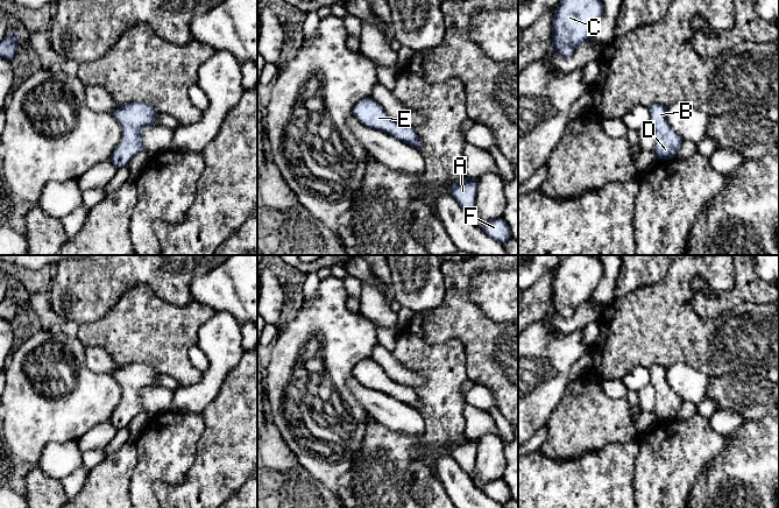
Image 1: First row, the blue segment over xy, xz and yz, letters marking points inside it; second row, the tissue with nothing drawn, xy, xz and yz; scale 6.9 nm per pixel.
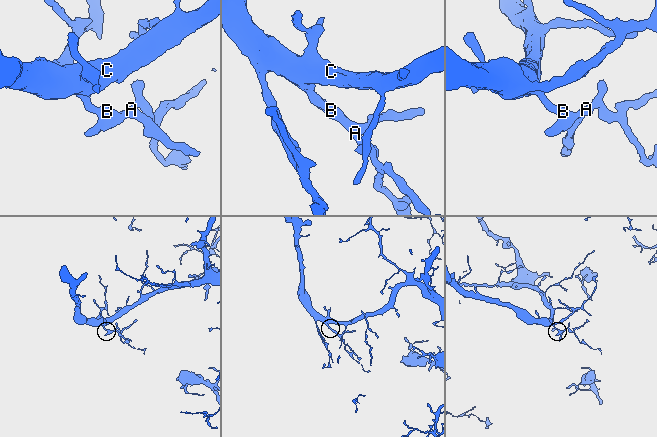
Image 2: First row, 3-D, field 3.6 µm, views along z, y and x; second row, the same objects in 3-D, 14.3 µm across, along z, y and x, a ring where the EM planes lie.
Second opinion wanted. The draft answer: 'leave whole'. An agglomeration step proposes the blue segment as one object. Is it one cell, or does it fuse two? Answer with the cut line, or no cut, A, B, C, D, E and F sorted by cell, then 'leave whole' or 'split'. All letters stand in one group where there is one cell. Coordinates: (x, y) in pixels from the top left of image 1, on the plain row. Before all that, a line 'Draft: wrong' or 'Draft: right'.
Draft: right
no cut | A B C D E F | leave whole

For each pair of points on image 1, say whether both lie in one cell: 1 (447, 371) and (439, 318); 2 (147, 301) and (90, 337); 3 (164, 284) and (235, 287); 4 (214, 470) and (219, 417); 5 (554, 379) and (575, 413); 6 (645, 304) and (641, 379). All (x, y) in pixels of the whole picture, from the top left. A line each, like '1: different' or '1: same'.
1: different
2: same
3: different
4: same
5: different
6: different

